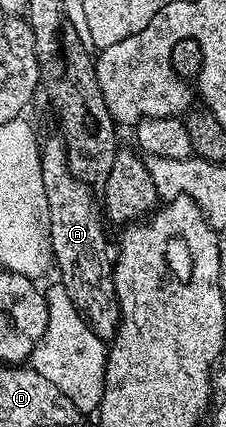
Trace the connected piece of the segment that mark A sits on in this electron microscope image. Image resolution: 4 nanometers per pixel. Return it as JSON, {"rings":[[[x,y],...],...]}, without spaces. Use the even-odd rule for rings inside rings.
{"rings":[[[54,135],[54,137],[50,137],[47,140],[44,139],[43,143],[41,144],[41,171],[42,171],[42,185],[45,191],[45,197],[47,199],[47,207],[46,207],[46,224],[47,224],[47,236],[48,236],[48,246],[51,250],[51,256],[57,271],[60,273],[58,276],[59,282],[62,284],[62,287],[68,293],[69,297],[72,299],[73,304],[76,305],[78,311],[83,312],[83,315],[86,318],[86,323],[93,329],[93,332],[96,333],[98,337],[100,337],[103,342],[111,342],[114,338],[115,333],[118,331],[119,321],[121,319],[121,315],[119,313],[119,301],[116,297],[115,291],[115,283],[114,283],[114,276],[113,276],[113,258],[110,252],[108,253],[108,245],[106,243],[106,235],[104,233],[104,229],[102,227],[102,223],[100,221],[100,217],[102,218],[100,207],[98,207],[94,201],[94,197],[91,193],[93,191],[89,184],[81,182],[76,176],[72,173],[71,169],[68,168],[67,163],[67,151],[66,151],[66,144],[61,139],[61,136]]]}

